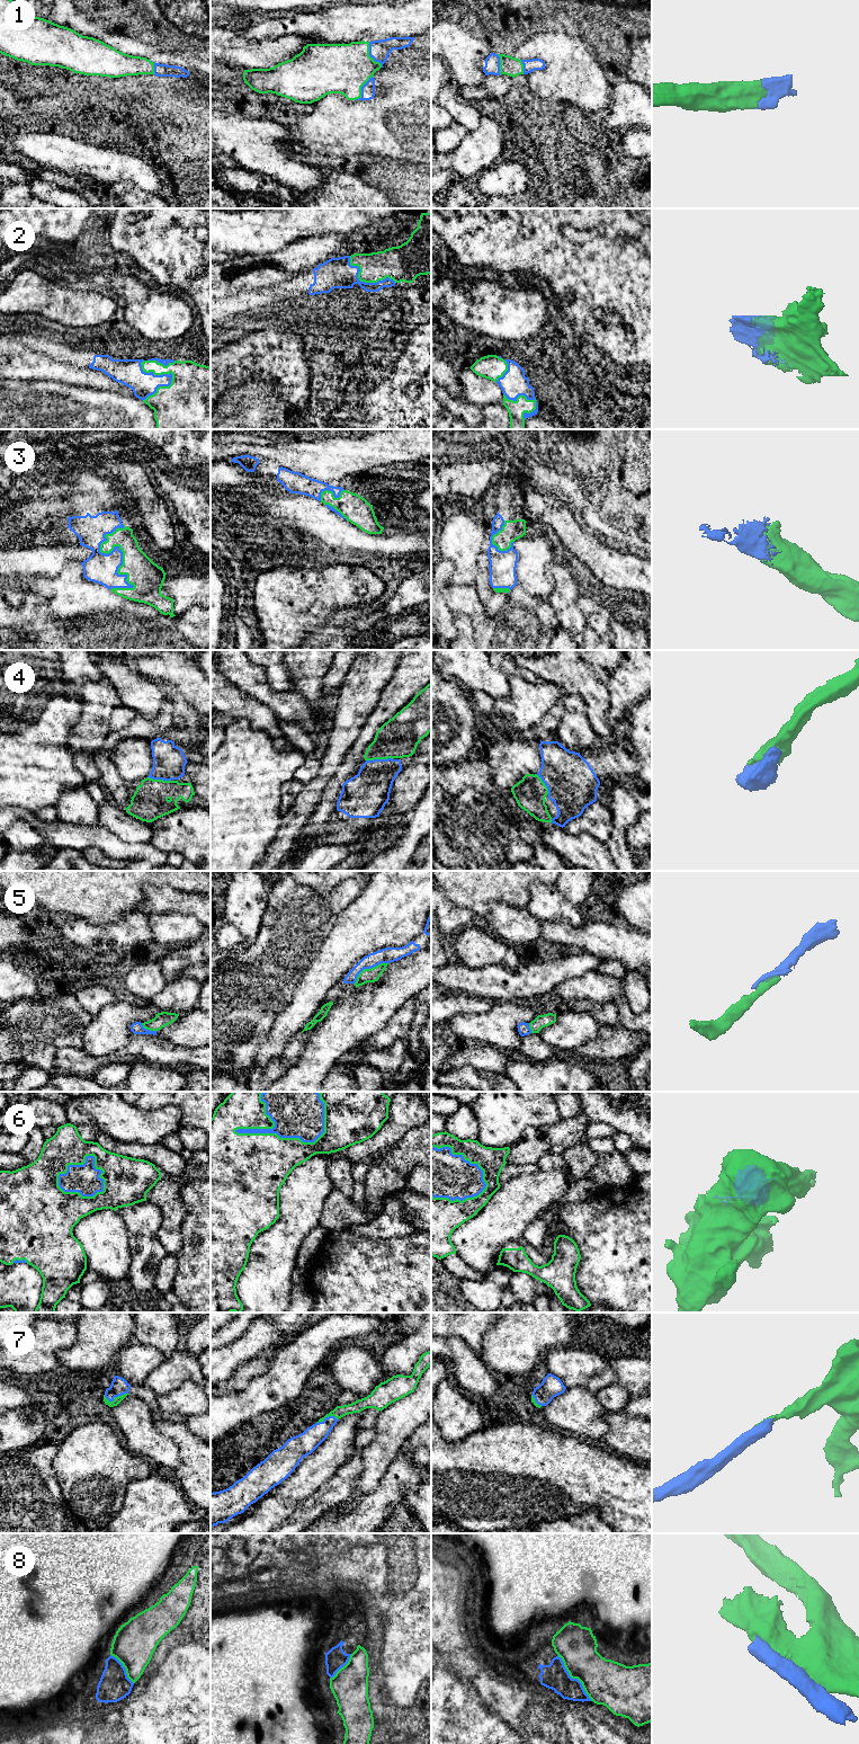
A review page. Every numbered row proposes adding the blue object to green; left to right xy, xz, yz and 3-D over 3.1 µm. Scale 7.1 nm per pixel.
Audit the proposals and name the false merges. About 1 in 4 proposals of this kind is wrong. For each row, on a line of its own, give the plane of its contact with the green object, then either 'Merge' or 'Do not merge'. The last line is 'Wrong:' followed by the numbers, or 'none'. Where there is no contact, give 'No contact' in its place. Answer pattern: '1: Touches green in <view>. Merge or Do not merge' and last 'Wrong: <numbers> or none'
1: Touches green in xz. Merge
2: Touches green in xy. Merge
3: Touches green in xy. Merge
4: Touches green in xz. Merge
5: Touches green in xz. Merge
6: Touches green in xz. Merge
7: Touches green in xy. Merge
8: Touches green in yz. Do not merge
Wrong: 8

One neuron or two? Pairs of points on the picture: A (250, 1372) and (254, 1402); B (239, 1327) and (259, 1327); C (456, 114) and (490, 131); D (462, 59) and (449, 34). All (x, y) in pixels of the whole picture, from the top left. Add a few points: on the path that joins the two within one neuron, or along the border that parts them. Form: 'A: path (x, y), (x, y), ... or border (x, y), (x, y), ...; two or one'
A: border (271, 1360), (262, 1373), (230, 1393); two
B: border (251, 1324), (241, 1336), (227, 1344); two
C: border (482, 116), (479, 124), (468, 131); two
D: path (462, 53), (450, 39); one

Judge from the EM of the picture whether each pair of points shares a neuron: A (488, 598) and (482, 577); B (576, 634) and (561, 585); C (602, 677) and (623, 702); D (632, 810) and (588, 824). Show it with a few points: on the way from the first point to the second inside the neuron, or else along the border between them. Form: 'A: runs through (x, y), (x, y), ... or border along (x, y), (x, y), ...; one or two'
A: runs through (485, 593), (482, 583); one
B: runs through (574, 622), (567, 613), (564, 597); one
C: border along (610, 672), (607, 678), (607, 710); two
D: border along (606, 804), (611, 812), (611, 832), (607, 843); two

